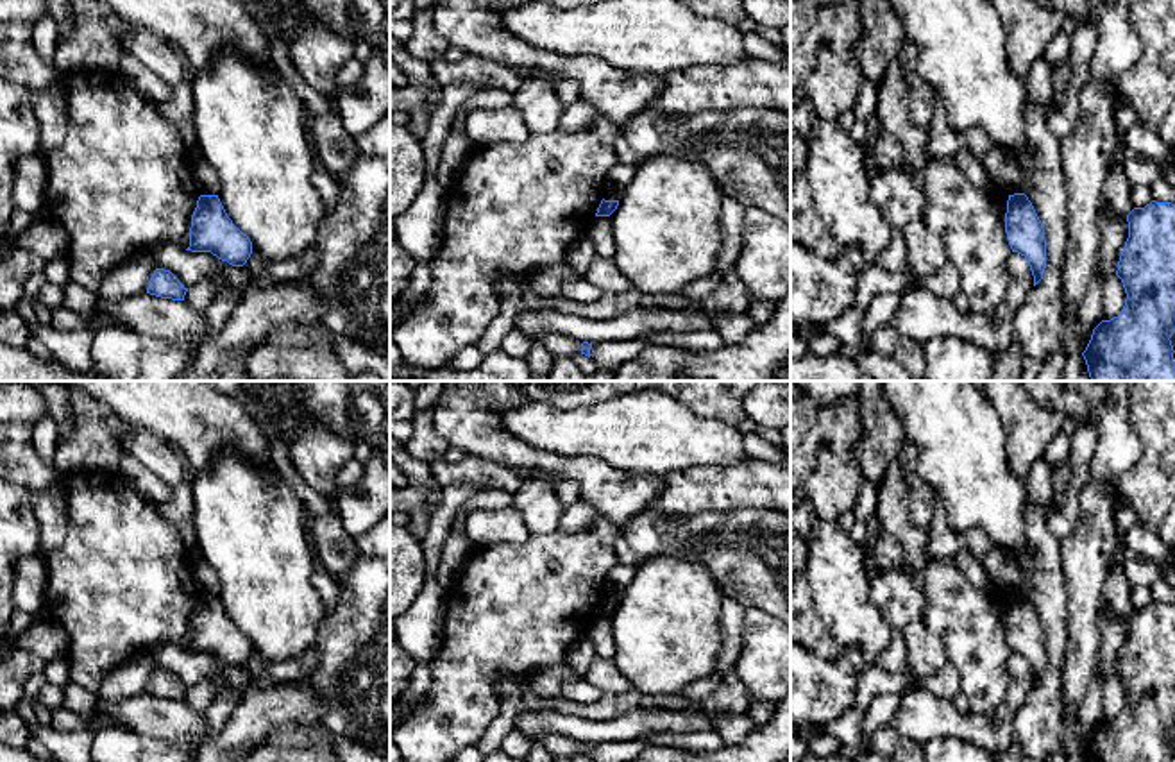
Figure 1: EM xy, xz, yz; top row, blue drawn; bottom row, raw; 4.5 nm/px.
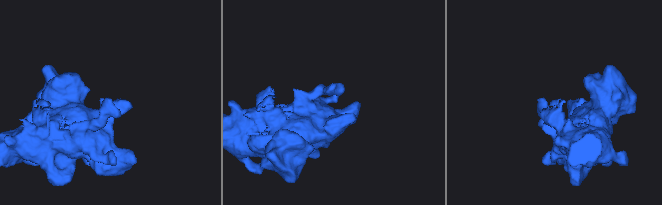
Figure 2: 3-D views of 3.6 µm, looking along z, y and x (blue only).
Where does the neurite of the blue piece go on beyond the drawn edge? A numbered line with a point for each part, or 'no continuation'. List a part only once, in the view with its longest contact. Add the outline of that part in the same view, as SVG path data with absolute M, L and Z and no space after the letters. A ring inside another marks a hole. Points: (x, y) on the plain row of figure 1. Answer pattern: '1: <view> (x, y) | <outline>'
no continuation

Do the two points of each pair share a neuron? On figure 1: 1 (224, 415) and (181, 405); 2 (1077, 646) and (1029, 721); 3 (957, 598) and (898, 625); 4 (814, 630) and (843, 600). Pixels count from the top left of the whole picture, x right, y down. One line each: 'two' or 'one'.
1: one
2: two
3: two
4: two

